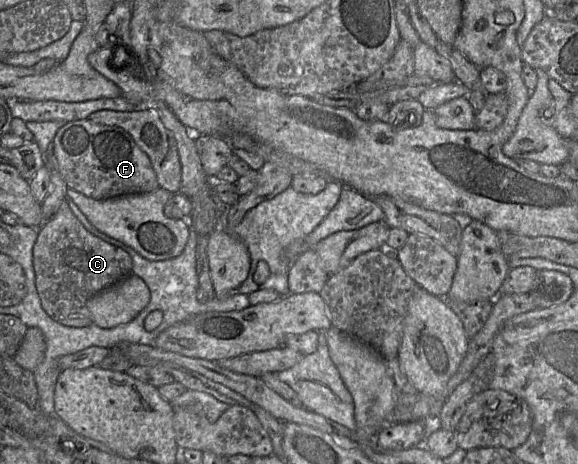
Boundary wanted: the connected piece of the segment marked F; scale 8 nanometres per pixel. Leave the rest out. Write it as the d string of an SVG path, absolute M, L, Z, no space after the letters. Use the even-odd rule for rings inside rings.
M88 119L69 122L57 131L53 150L68 188L89 198L105 200L160 188L148 156L121 128L99 125Z

